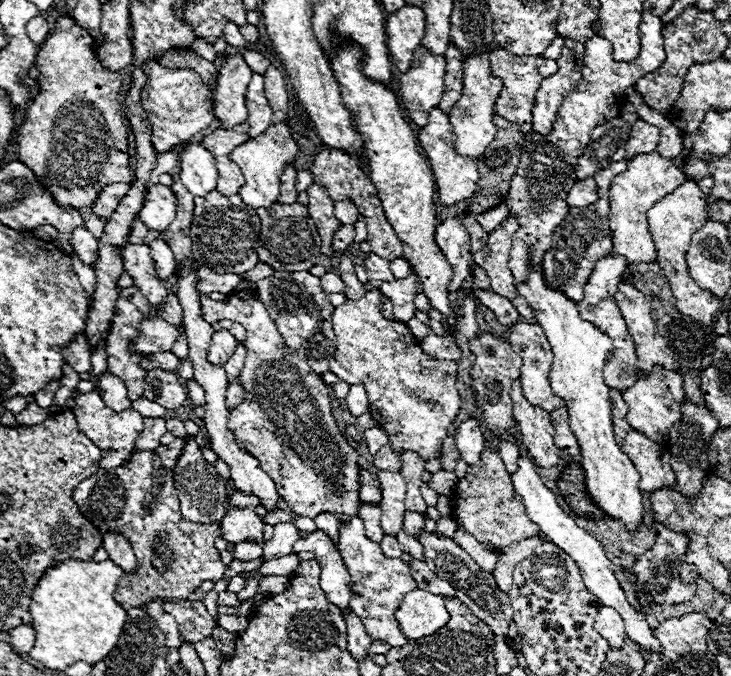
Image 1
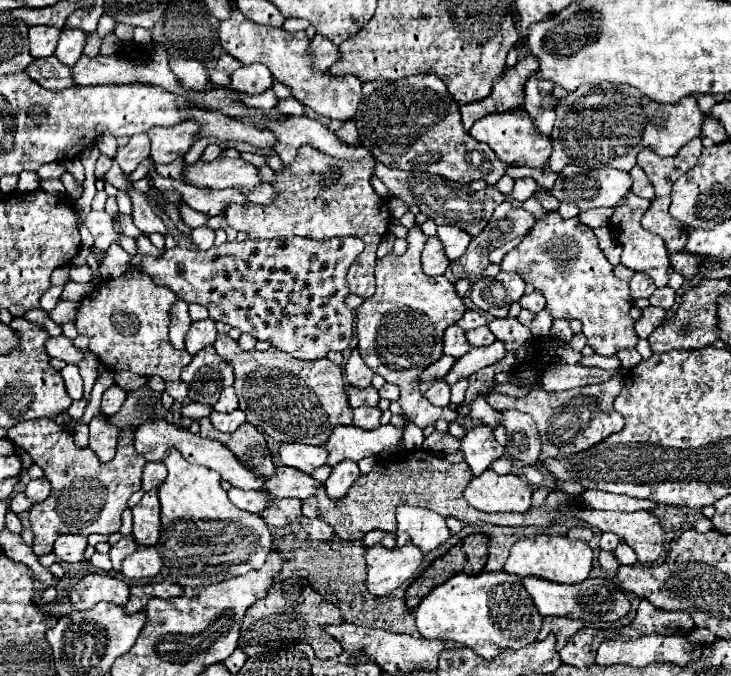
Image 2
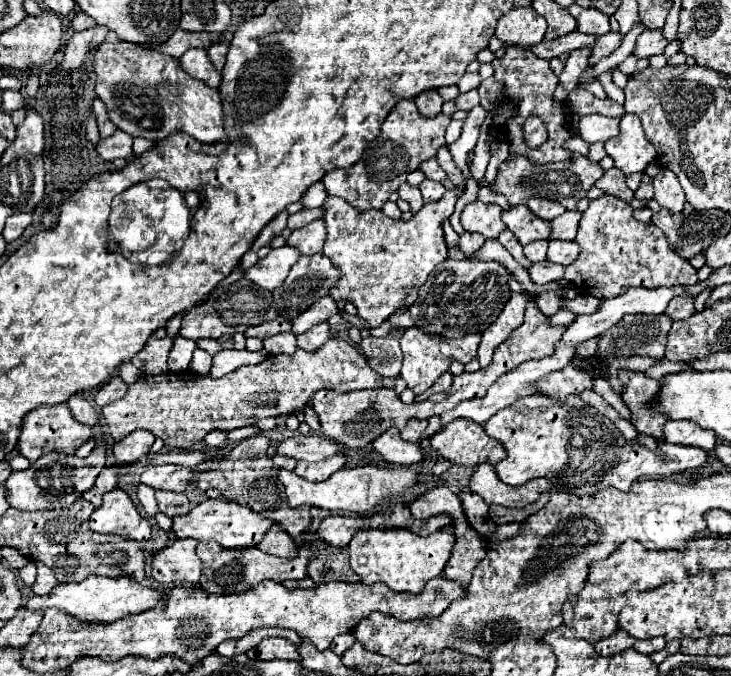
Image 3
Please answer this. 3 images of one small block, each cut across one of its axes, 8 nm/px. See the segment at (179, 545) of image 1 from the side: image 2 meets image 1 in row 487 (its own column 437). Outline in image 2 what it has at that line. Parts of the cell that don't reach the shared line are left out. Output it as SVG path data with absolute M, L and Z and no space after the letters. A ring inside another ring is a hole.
M434 74L408 76L396 82L366 82L354 122L360 142L390 168L430 172L460 184L484 180L490 186L506 170L506 164L496 158L488 144L476 142L464 132L458 104Z

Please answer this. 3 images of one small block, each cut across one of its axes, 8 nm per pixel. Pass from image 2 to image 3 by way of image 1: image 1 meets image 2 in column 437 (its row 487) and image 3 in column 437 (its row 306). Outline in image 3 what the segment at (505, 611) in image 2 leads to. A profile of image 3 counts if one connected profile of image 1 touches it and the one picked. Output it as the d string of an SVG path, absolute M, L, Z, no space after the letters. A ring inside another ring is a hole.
M362 530L354 534L348 550L350 550L350 566L360 576L362 584L384 582L394 592L412 592L418 594L424 590L430 578L442 574L446 562L450 560L454 546L452 530L438 530L426 538L414 536L414 532L406 530Z

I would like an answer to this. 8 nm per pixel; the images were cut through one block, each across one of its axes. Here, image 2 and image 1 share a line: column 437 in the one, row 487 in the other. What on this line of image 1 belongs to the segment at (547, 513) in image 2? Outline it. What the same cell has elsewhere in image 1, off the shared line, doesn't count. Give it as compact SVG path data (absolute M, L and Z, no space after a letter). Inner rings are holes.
M488 450L480 454L476 464L468 466L466 476L456 482L450 500L454 504L456 522L478 542L492 546L492 550L502 550L514 542L540 534L540 528L526 516L524 504L512 488L512 480L504 468L504 462L498 454Z

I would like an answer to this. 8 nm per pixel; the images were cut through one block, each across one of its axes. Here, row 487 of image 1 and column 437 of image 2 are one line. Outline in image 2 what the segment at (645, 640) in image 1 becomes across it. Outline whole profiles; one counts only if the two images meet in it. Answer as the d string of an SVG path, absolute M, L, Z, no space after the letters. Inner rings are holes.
M398 506L396 520L398 520L396 544L404 546L406 542L414 542L416 546L422 548L424 554L446 542L450 536L444 516L438 516L436 512L430 512L426 508Z

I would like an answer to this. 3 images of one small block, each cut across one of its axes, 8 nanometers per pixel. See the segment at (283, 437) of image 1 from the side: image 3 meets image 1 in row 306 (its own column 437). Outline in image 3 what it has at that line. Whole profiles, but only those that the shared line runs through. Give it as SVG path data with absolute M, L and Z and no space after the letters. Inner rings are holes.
M448 190L438 202L424 204L412 220L404 222L384 216L382 210L354 210L346 200L328 196L322 204L322 220L328 232L322 252L340 270L340 280L334 292L330 288L328 294L336 302L352 302L358 308L358 316L368 320L372 328L380 326L396 310L410 308L434 266L448 258L442 222L454 212L456 200L458 192Z

